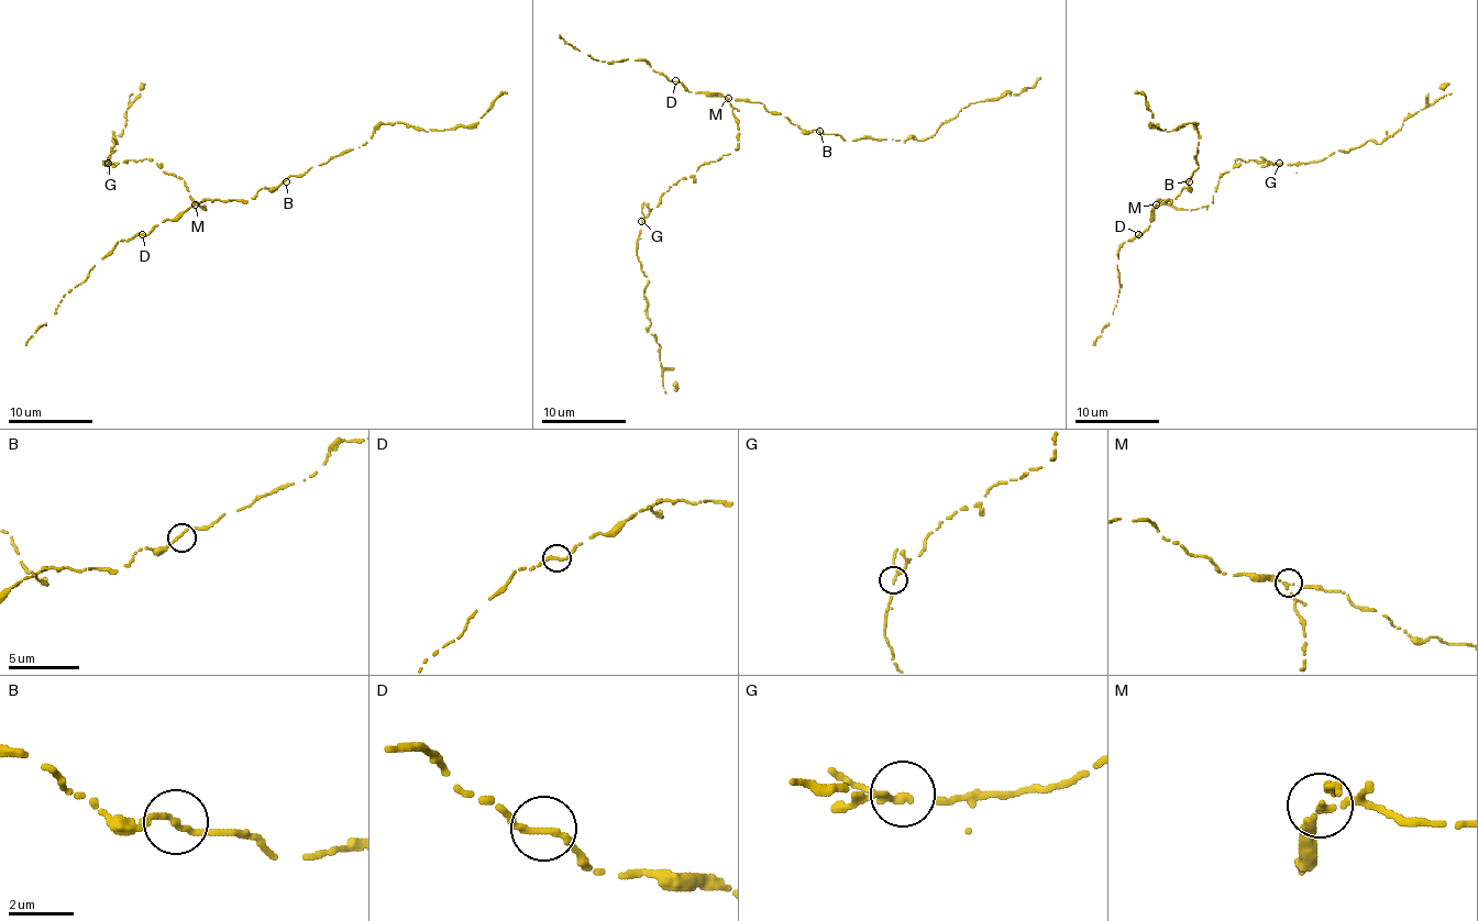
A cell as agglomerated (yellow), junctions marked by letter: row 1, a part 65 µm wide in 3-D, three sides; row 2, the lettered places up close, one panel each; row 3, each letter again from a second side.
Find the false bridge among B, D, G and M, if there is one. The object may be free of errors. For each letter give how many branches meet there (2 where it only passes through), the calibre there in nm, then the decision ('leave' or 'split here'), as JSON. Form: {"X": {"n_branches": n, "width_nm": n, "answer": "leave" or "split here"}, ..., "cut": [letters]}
{"B": {"n_branches": 2, "width_nm": 170, "answer": "leave"}, "D": {"n_branches": 2, "width_nm": 200, "answer": "leave"}, "G": {"n_branches": 3, "width_nm": 150, "answer": "leave"}, "M": {"n_branches": 3, "width_nm": 140, "answer": "leave"}, "cut": []}

